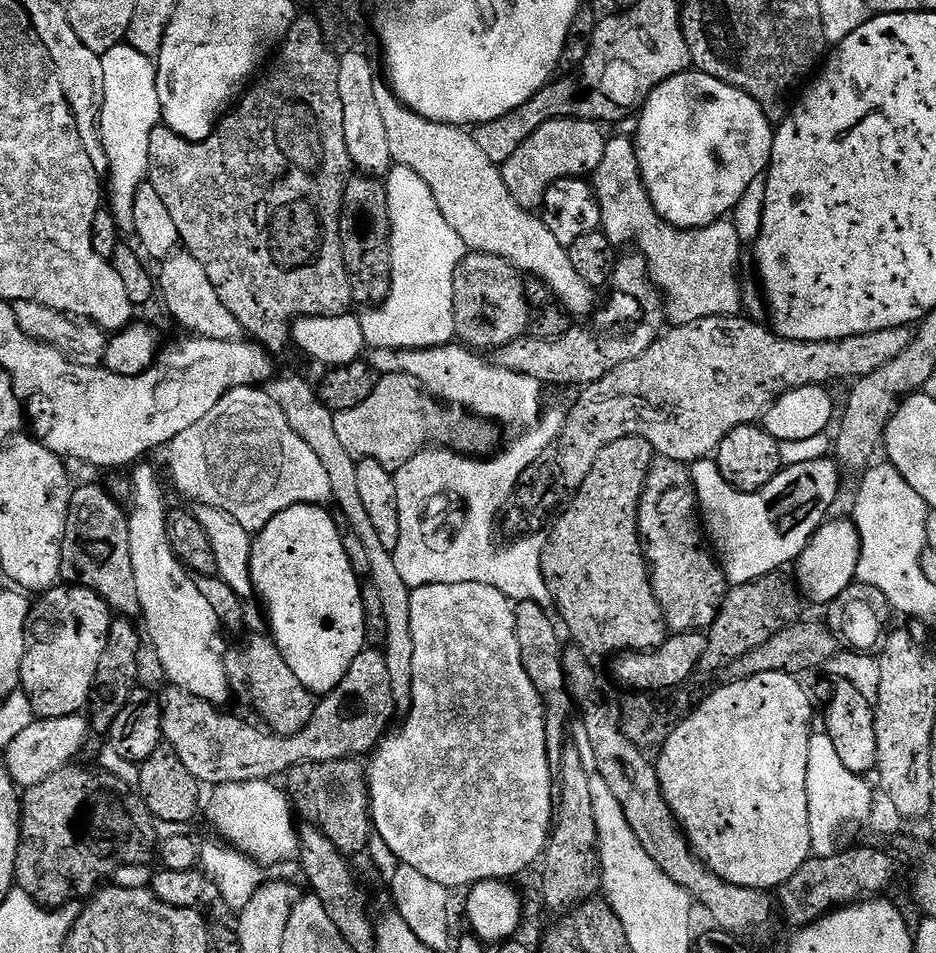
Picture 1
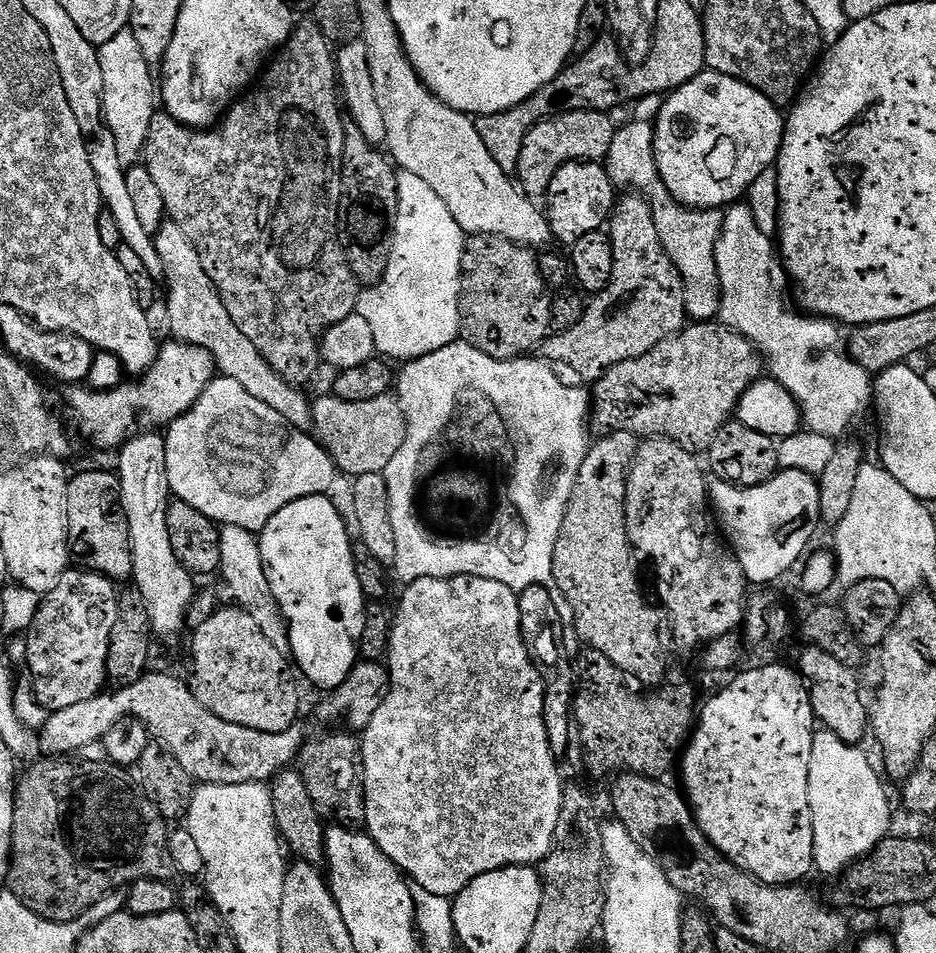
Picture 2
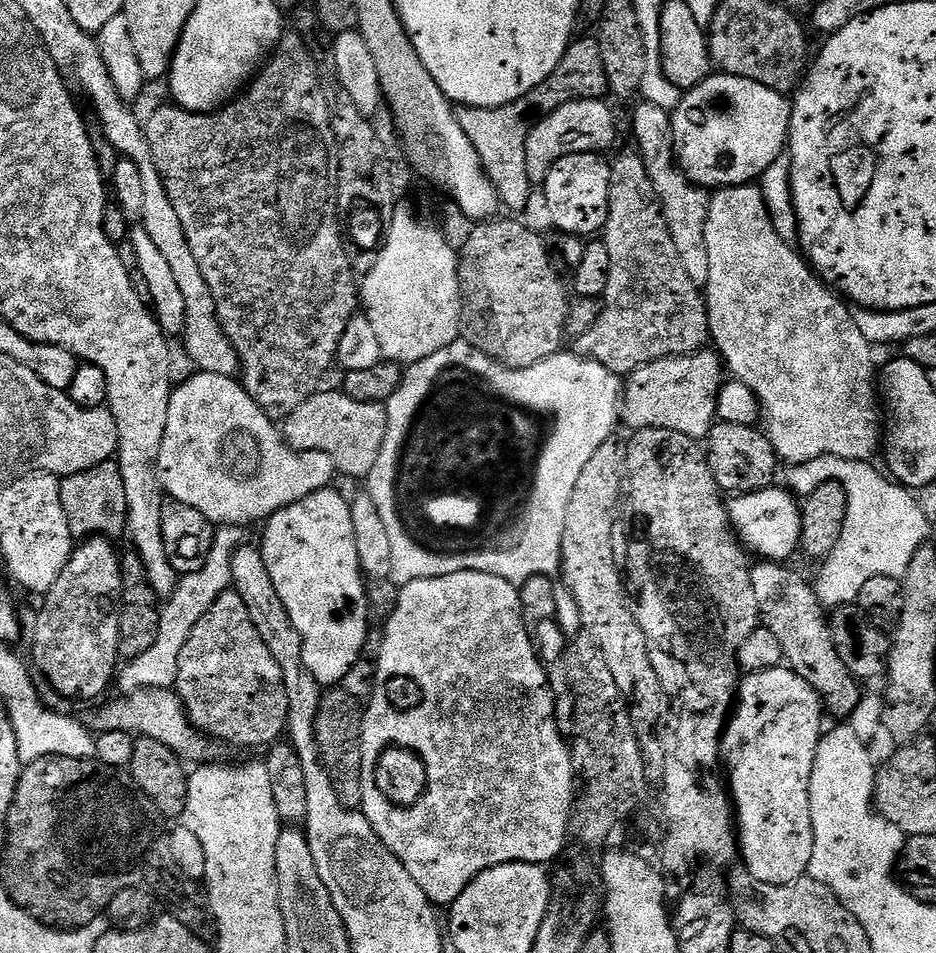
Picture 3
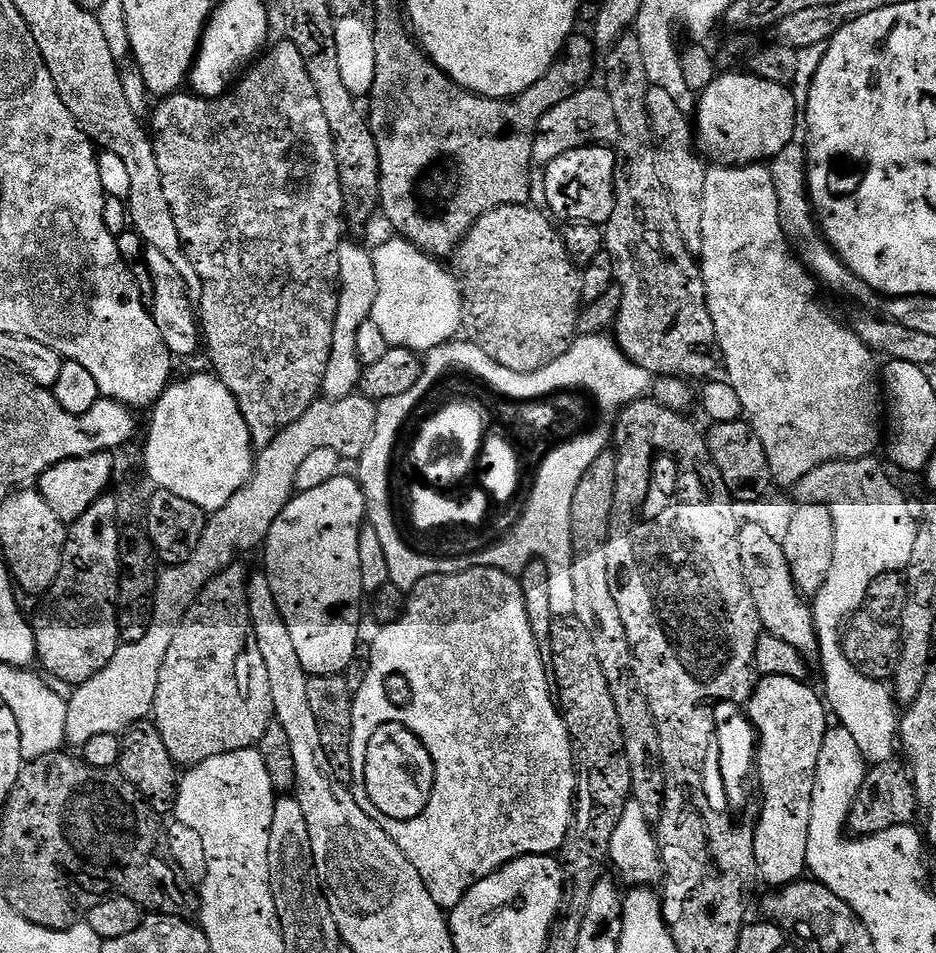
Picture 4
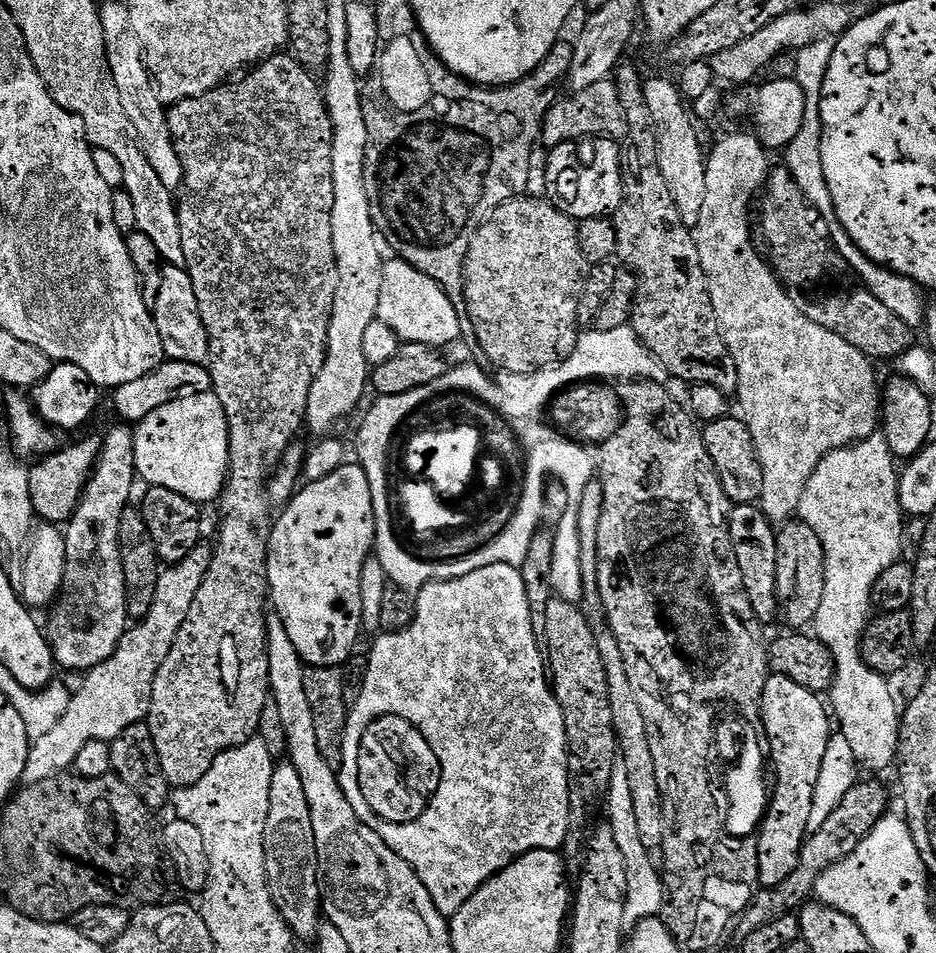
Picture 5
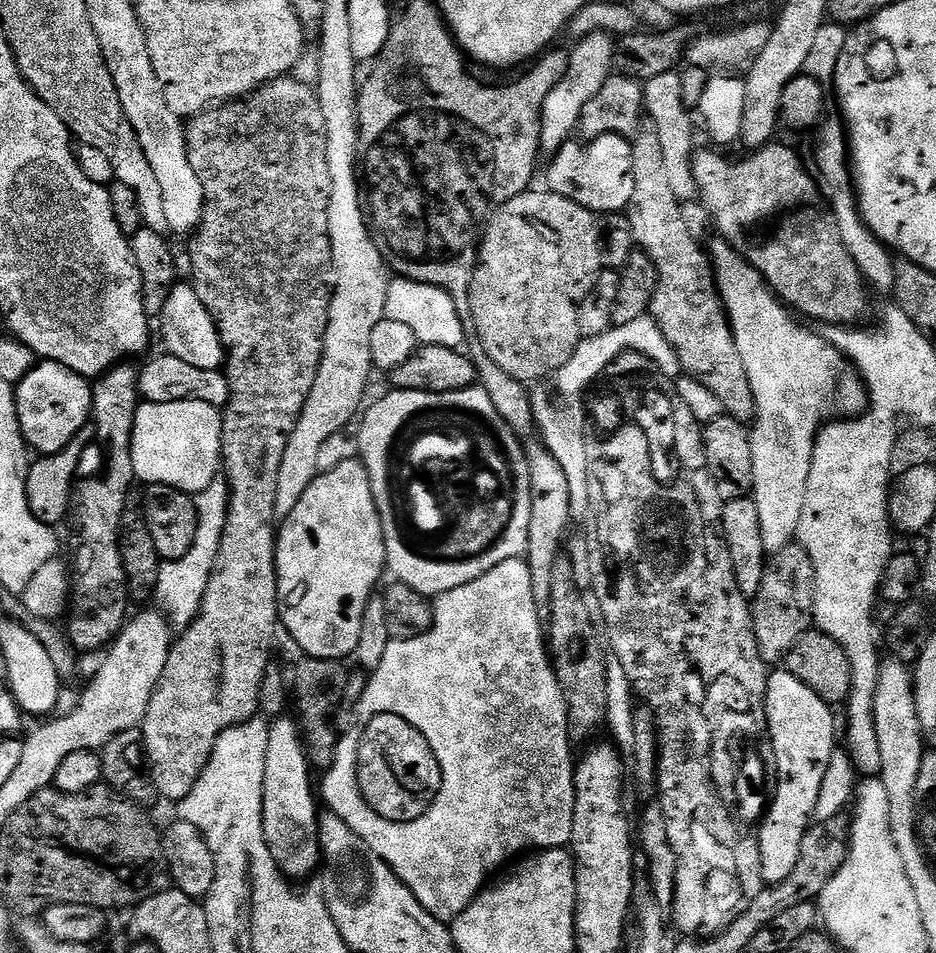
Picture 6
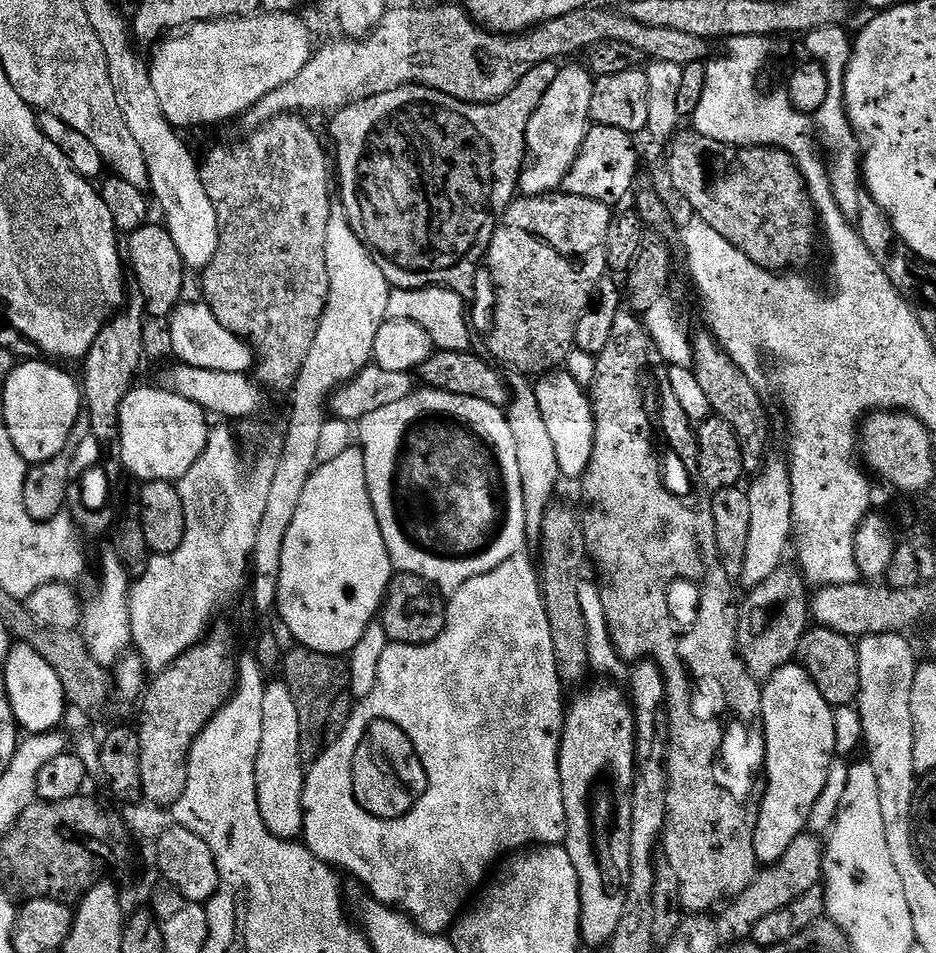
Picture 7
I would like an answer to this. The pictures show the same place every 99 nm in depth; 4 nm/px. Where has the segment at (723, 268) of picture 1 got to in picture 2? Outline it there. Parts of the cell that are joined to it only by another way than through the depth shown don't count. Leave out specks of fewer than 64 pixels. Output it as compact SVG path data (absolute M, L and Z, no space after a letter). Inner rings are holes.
M636 120L633 124L620 124L616 129L614 138L610 142L610 150L606 157L608 177L620 190L639 190L647 200L652 217L656 223L656 230L660 235L662 246L666 254L674 262L684 280L684 311L693 321L712 322L717 319L720 310L720 279L716 273L716 243L720 237L722 216L716 210L693 210L679 204L666 190L656 165L656 146L654 143L654 128L651 123Z

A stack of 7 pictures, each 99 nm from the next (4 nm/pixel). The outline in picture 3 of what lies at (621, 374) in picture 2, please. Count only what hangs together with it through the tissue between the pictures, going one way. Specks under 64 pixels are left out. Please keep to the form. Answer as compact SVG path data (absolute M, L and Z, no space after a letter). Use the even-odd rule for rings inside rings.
M701 350L689 356L663 356L627 377L622 388L623 423L628 423L632 430L674 430L694 441L703 441L713 424L717 423L716 407L725 383L726 368L715 351Z

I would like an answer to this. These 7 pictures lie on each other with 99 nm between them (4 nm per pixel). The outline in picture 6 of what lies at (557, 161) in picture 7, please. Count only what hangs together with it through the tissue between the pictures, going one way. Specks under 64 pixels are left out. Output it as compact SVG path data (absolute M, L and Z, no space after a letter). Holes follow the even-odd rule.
M595 32L589 36L581 36L575 41L575 44L576 49L571 49L571 51L568 52L570 70L566 70L566 78L562 78L562 82L558 82L558 86L554 86L554 90L550 90L550 98L546 98L546 102L542 106L542 118L540 119L540 146L541 149L548 154L557 152L573 133L577 131L580 123L580 115L586 106L586 102L590 102L590 98L594 98L594 94L598 94L598 90L602 90L602 86L614 72L616 40L613 39L609 33Z

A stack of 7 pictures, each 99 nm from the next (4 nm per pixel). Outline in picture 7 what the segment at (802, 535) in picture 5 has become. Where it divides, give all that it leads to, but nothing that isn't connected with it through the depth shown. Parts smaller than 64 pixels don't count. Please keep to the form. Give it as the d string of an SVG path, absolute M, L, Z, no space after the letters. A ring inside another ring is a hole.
M781 570L770 574L770 578L766 578L763 583L751 589L744 604L742 602L739 605L736 643L740 649L740 657L744 659L744 664L755 680L766 682L777 670L796 660L798 646L810 627L810 592L807 590L809 591L806 581L799 571Z

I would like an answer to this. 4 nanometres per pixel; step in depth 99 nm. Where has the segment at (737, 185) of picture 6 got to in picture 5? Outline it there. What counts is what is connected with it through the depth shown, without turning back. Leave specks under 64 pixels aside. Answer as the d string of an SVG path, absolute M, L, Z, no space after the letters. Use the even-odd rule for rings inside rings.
M777 166L769 171L766 191L759 204L758 228L764 231L766 259L780 283L787 287L794 306L798 306L810 322L818 322L818 326L826 326L826 330L838 334L838 338L846 338L850 346L862 350L873 362L895 361L914 347L914 329L906 326L887 306L882 306L874 294L854 286L850 266L832 244L826 222L822 222L818 210L814 210L806 194L802 194L787 168Z

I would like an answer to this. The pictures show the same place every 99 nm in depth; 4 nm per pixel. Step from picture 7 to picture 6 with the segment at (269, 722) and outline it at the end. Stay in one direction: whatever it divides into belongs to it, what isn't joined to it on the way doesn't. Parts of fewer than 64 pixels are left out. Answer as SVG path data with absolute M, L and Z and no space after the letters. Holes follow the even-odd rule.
M276 718L271 721L266 742L266 774L262 786L262 826L266 846L274 858L276 867L297 882L312 871L317 871L321 863L320 818L316 812L318 796L312 793L313 769L308 762L308 754L297 721Z

